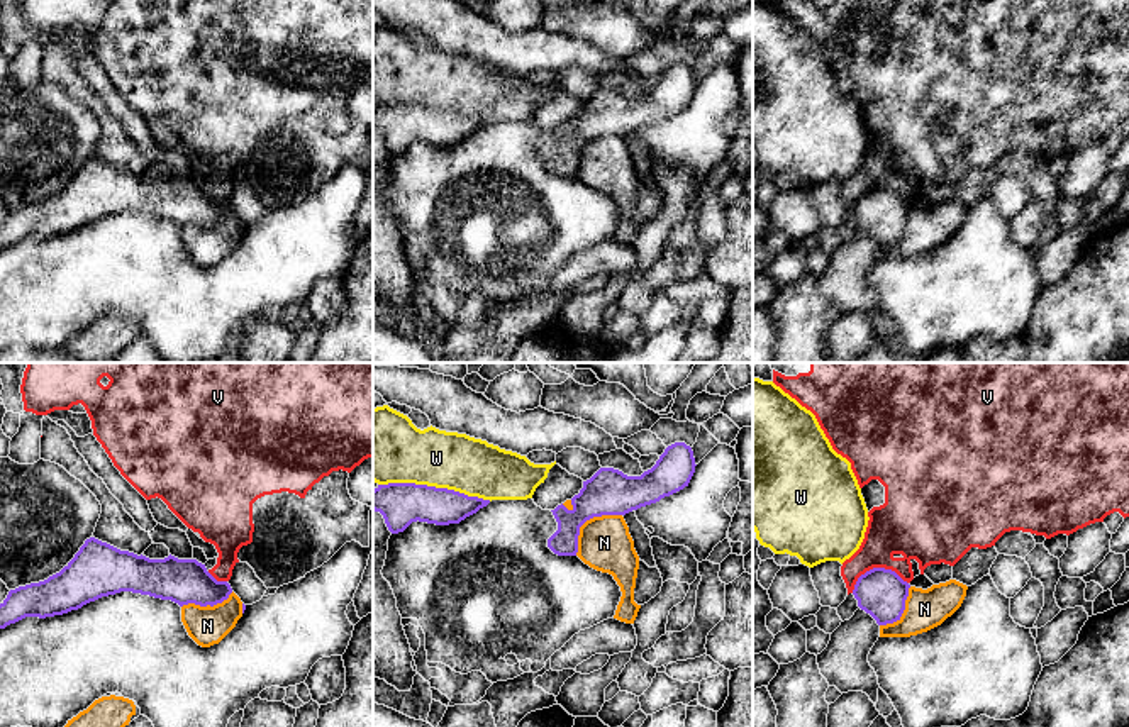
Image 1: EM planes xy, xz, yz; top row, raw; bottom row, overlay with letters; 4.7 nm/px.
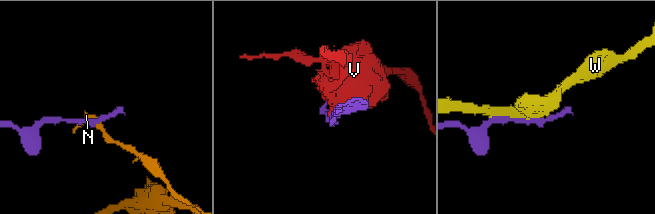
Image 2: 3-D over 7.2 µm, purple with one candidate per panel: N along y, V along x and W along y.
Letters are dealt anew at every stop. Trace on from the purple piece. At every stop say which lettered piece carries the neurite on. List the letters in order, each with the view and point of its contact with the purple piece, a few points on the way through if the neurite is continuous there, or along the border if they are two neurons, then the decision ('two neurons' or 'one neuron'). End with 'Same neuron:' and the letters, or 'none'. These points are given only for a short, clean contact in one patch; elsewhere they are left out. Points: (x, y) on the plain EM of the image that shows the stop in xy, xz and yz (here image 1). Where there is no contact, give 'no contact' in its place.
N: contact xz (587, 139); border xz (621, 134), (590, 138), (580, 148), (578, 172), (575, 175); two neurons
V: contact yz (875, 188); border yz (907, 204), (890, 190), (870, 188), (858, 199), (851, 212); two neurons
W: contact xz (434, 107); two neurons
Same neuron: none

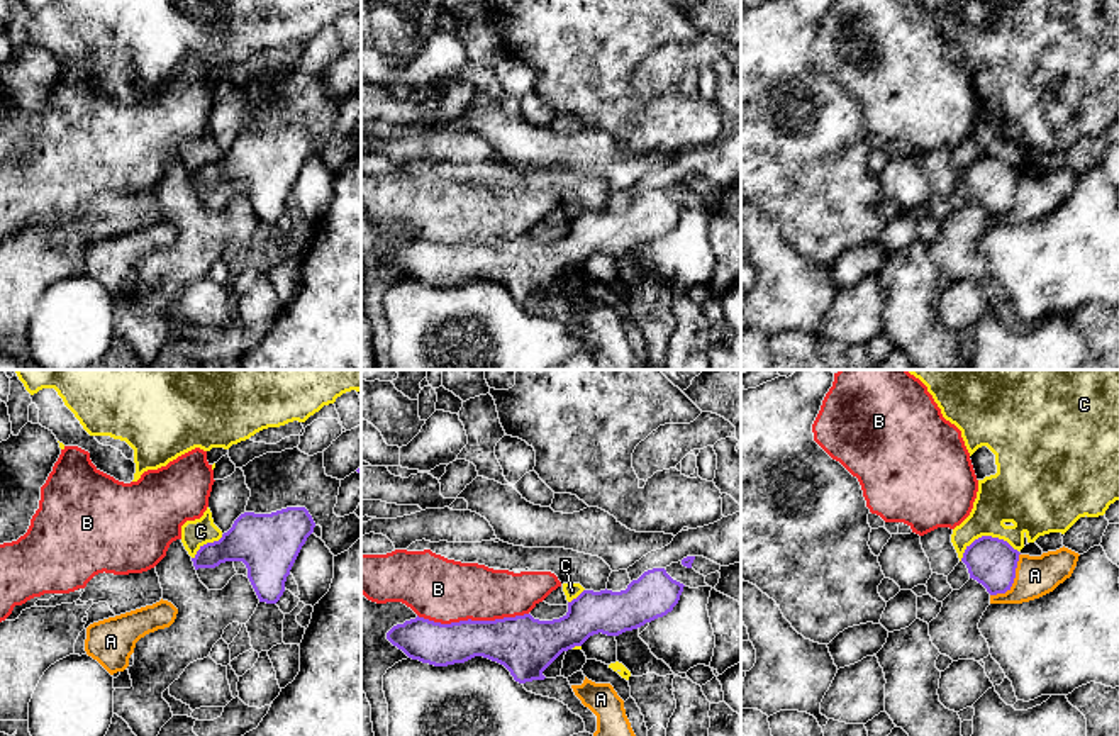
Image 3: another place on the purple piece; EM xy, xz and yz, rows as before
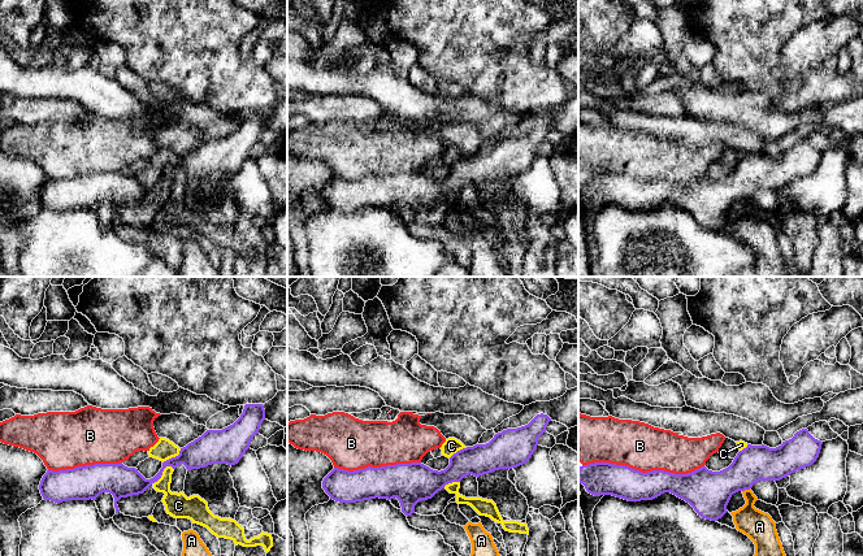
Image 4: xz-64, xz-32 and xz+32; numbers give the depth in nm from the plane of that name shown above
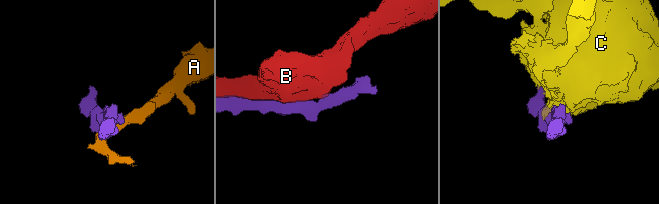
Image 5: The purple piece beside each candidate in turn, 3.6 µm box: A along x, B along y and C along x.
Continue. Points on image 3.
A: contact yz (1013, 200); border yz (1019, 173), (1014, 202), (1004, 212), (990, 216); two neurons
B: contact xz (470, 239); two neurons
C: contact yz (985, 156); border yz (1018, 172), (1002, 160), (979, 156), (960, 180); two neurons
Same neuron: none

